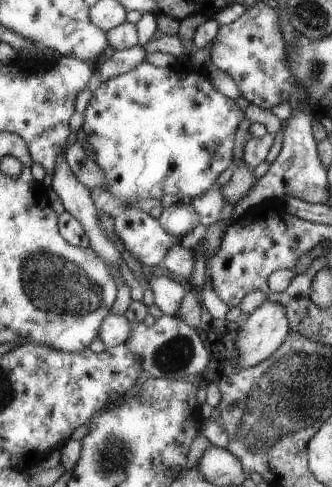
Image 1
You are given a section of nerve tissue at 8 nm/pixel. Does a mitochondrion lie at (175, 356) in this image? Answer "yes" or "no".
yes

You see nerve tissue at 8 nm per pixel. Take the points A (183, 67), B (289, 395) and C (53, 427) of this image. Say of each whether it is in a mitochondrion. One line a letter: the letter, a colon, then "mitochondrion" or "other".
A: other
B: mitochondrion
C: other

